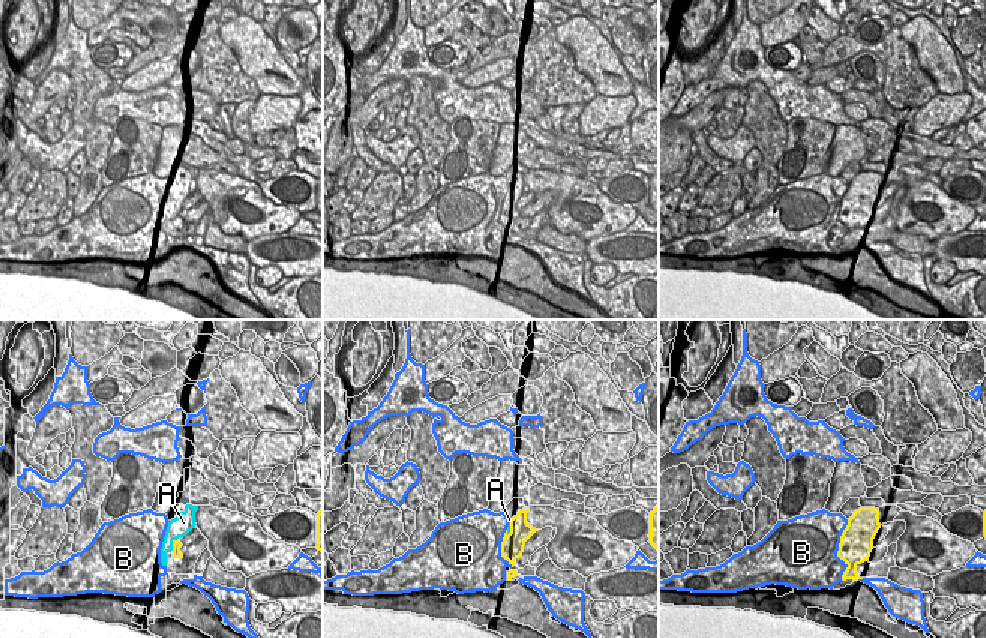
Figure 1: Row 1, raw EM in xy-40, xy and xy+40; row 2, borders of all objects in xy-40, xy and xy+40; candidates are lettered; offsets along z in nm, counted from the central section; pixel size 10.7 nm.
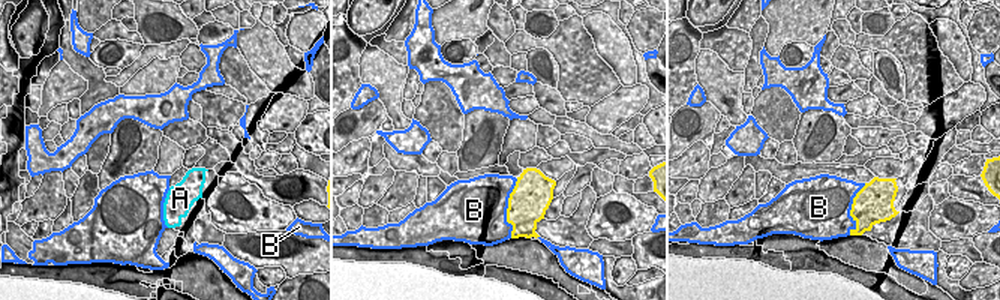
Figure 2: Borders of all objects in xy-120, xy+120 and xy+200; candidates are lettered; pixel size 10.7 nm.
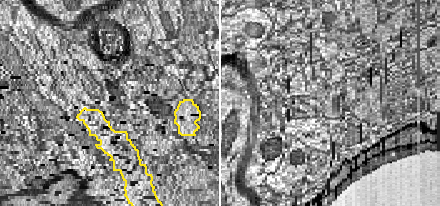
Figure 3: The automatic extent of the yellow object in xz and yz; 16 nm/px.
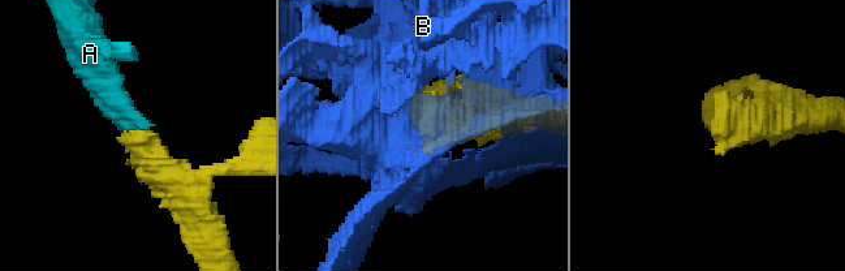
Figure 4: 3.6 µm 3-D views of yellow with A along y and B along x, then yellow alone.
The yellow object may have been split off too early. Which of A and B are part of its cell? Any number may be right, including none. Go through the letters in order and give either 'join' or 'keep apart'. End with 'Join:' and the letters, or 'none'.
A: join
B: keep apart
Join: A

